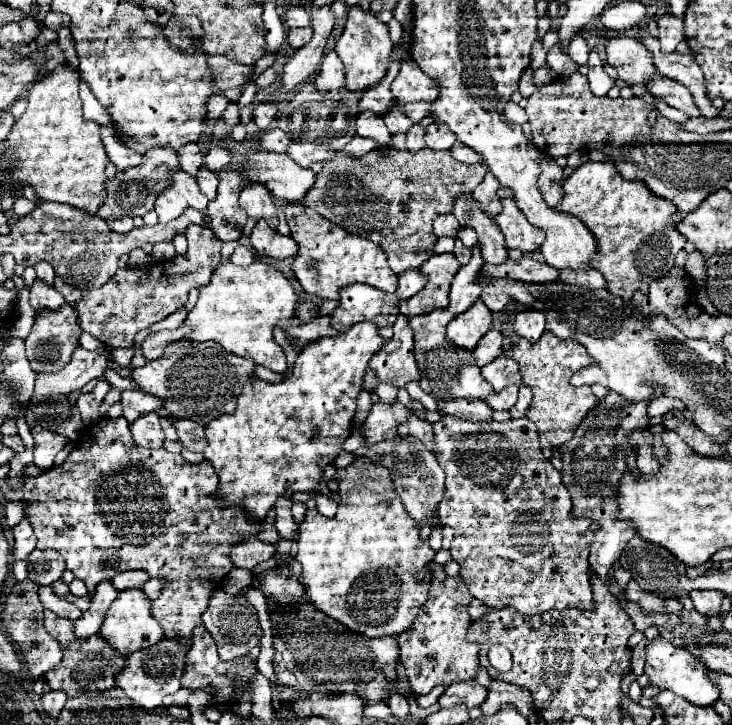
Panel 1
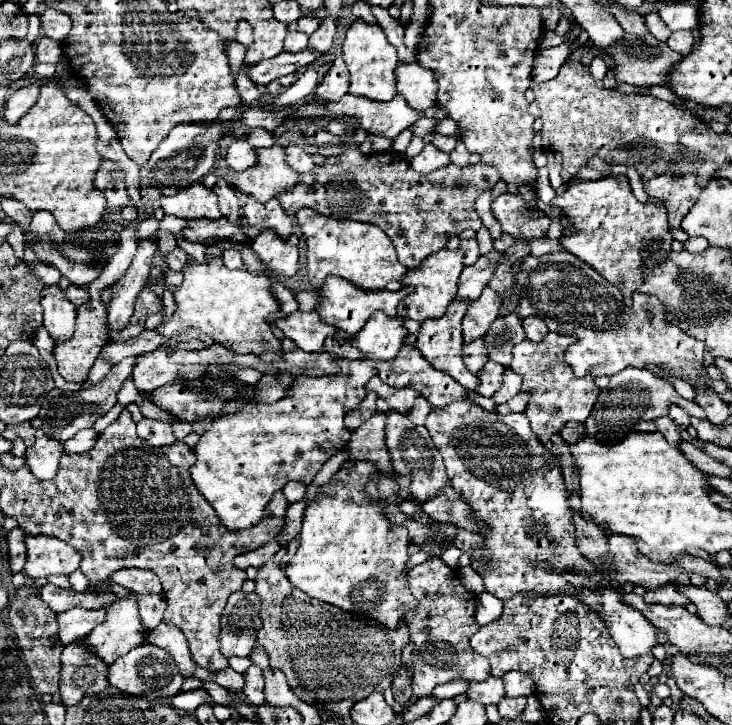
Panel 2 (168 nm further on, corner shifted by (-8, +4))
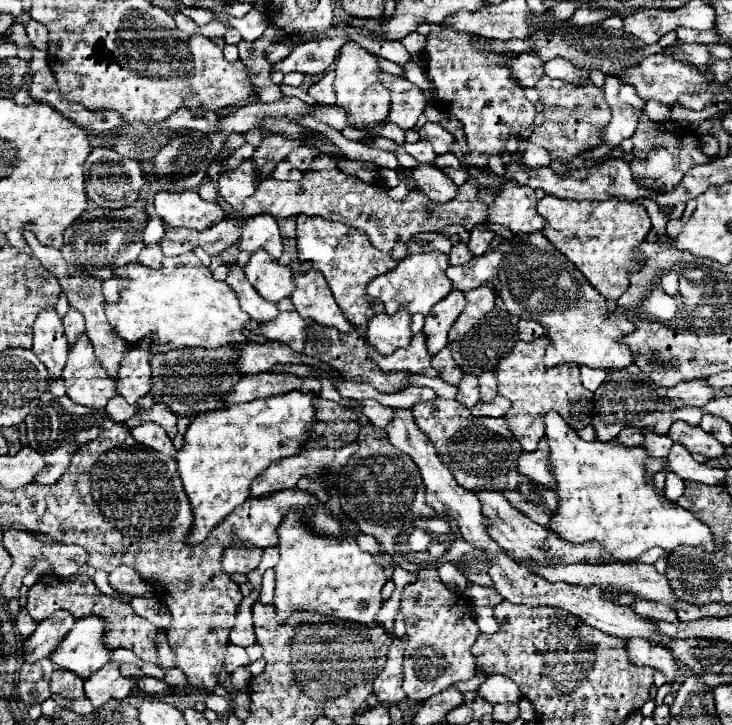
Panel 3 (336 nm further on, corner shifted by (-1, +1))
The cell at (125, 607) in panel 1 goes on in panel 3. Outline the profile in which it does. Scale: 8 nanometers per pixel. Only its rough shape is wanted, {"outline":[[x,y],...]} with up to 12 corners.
{"outline":[[79,618],[51,654],[87,680],[113,656],[103,618]]}

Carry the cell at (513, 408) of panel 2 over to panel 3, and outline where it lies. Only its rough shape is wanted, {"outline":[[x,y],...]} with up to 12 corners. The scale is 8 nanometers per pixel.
{"outline":[[497,396],[493,402],[479,402],[473,416],[505,416],[511,402]]}

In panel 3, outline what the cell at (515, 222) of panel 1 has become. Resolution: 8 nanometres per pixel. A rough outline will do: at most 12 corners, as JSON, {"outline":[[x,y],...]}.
{"outline":[[507,182],[487,222],[517,234],[541,232],[529,186]]}

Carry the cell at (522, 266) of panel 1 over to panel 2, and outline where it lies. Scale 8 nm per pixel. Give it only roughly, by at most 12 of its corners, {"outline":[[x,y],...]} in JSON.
{"outline":[[500,251],[464,267],[456,299],[476,301],[494,275]]}

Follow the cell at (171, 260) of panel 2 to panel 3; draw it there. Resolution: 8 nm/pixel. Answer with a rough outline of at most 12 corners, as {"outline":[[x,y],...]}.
{"outline":[[159,244],[145,246],[139,262],[149,268],[161,268],[163,252]]}

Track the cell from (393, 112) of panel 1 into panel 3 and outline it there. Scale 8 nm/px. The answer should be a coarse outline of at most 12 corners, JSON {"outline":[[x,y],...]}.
{"outline":[[427,122],[417,132],[437,154],[449,152],[453,142],[441,124]]}

